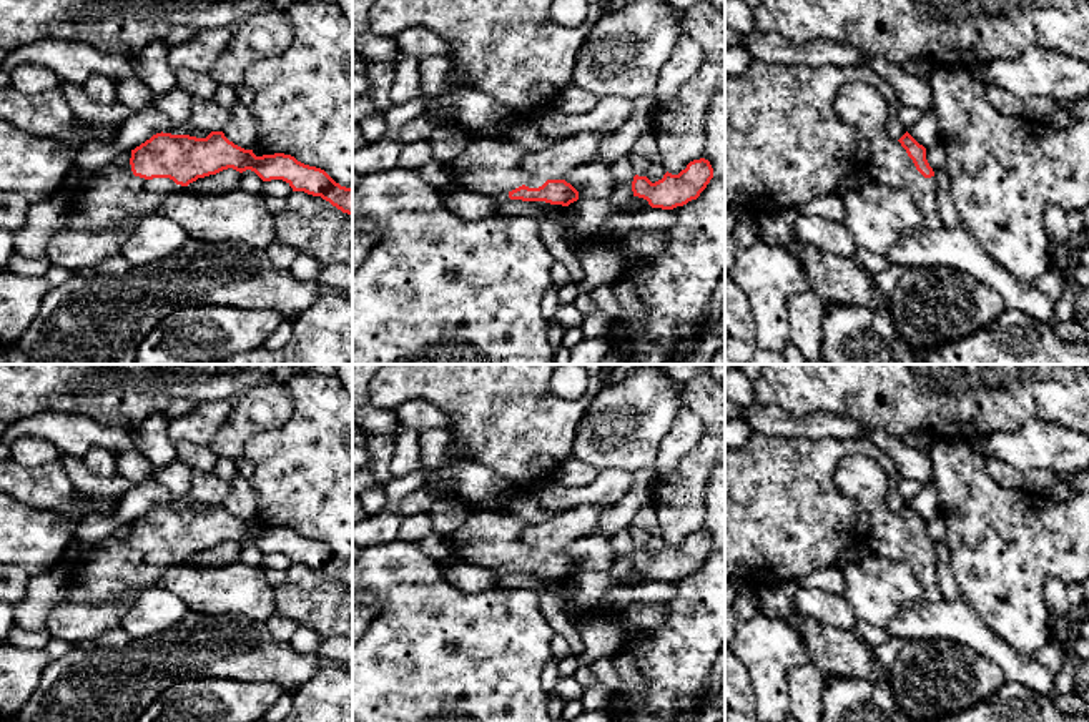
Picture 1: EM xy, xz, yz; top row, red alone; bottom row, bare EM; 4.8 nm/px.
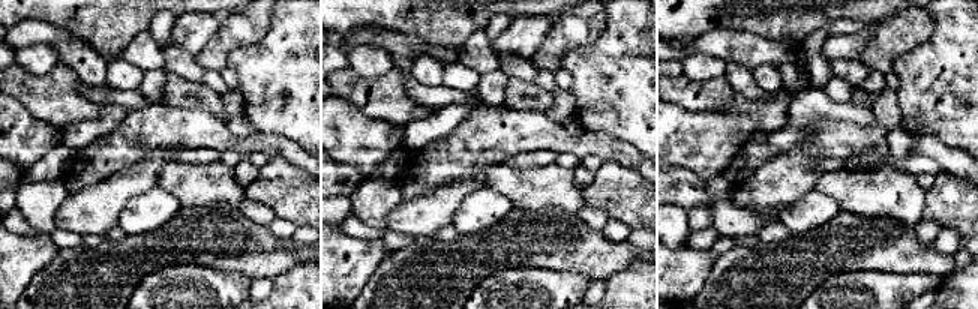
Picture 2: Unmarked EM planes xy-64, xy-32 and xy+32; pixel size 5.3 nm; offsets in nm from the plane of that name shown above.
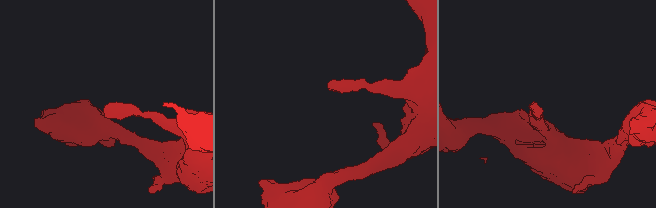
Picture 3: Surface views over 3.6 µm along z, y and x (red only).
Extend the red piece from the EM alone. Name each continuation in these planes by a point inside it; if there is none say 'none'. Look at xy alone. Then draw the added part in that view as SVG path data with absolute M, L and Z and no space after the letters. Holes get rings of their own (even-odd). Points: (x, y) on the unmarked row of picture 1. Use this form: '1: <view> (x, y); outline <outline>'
1: xy (113, 569); outline M108 536L98 542L86 561L68 571L65 599L81 604L125 597L135 591L141 594L156 586L168 566L185 561L170 551L135 549L130 536Z

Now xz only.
1: xz (491, 538); outline M505 507L471 509L467 521L451 536L454 559L499 576L514 574L509 571L512 562L522 557L539 561L547 554L522 542L529 524Z

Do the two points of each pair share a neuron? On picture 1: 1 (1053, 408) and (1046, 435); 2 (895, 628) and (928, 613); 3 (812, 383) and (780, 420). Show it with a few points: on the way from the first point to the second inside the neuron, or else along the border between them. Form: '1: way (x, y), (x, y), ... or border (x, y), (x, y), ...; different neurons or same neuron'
1: border (1071, 428), (1028, 420), (1011, 433); different neurons
2: way (903, 626), (920, 621); same neuron
3: border (755, 401), (797, 415), (827, 411); different neurons

